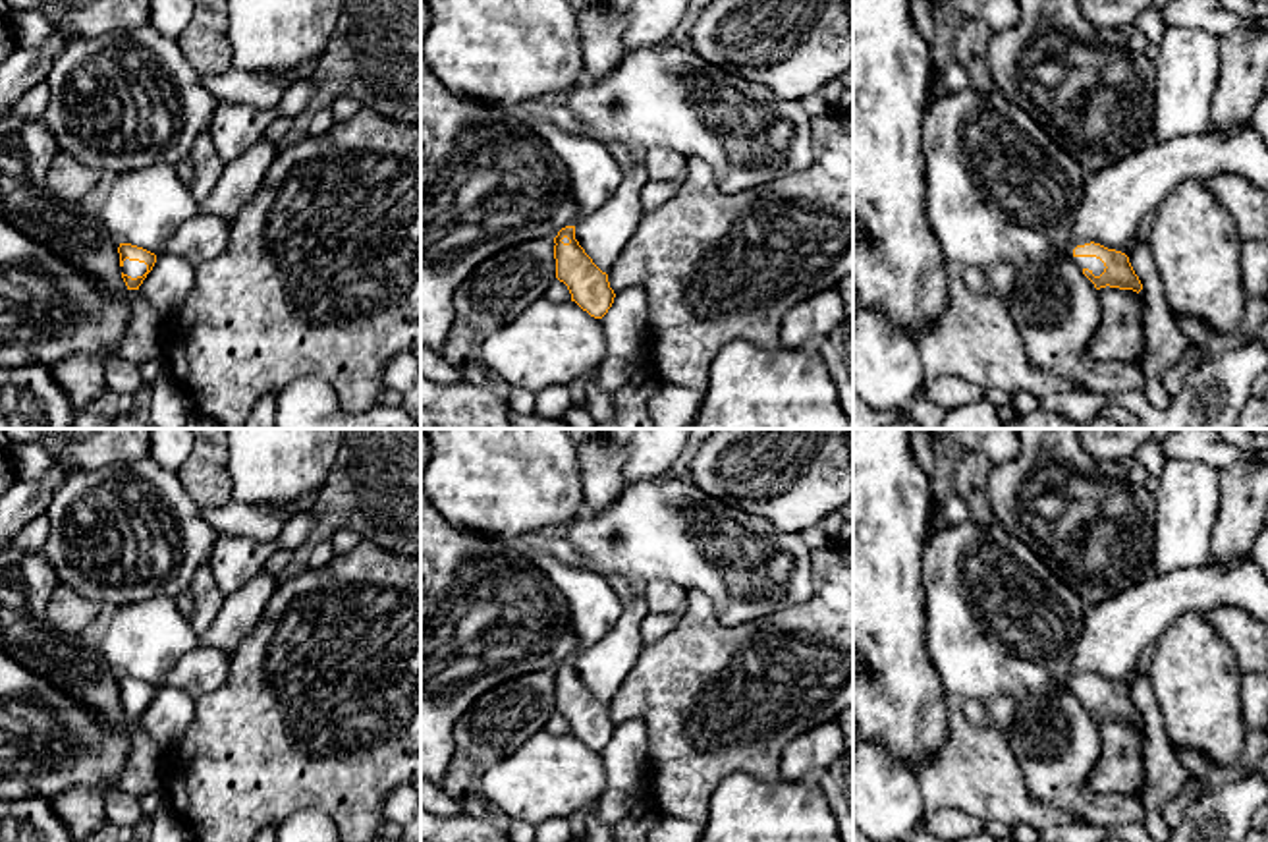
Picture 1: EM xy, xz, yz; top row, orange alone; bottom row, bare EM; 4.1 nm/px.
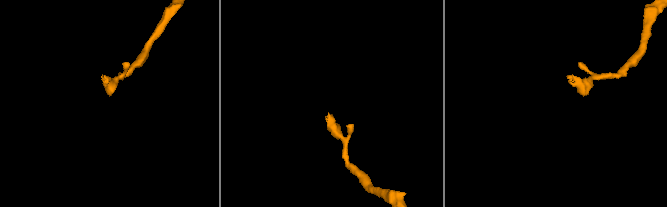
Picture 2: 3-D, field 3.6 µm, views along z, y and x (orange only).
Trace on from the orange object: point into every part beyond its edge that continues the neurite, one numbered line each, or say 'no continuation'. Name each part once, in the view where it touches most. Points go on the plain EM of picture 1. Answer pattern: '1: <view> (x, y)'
1: yz (998, 620)

